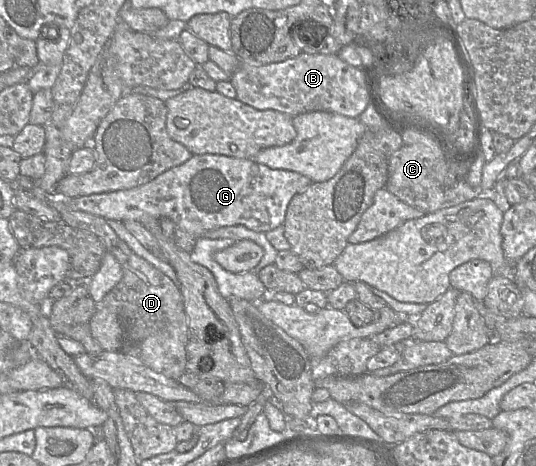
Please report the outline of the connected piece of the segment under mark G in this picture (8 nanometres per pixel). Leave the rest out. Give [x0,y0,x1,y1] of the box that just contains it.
[66,154,311,238]

